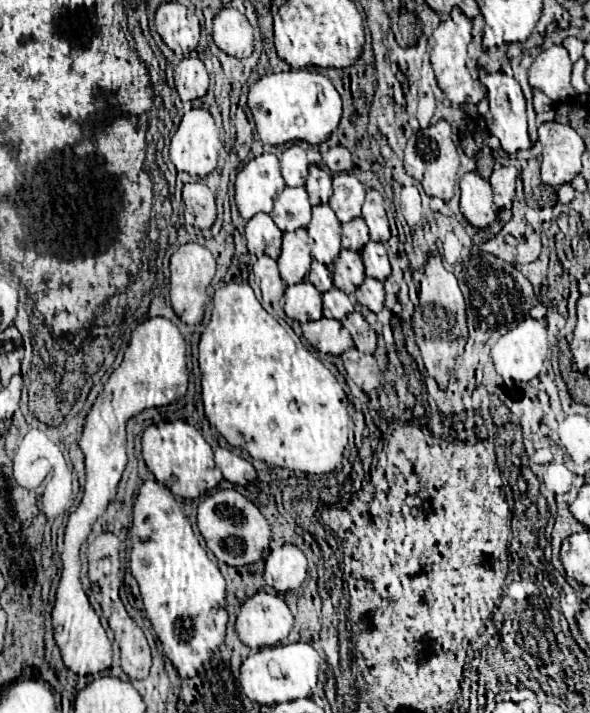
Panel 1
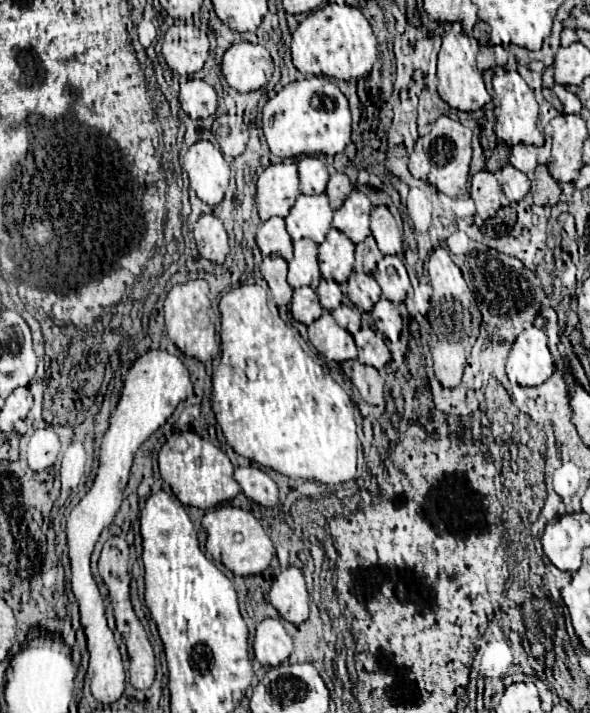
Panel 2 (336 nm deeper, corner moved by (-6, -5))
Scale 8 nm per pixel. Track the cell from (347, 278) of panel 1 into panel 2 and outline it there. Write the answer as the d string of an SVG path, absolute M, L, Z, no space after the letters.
M352 273L346 285L348 285L348 299L360 311L370 311L382 295L376 279L372 275L366 275L366 273Z

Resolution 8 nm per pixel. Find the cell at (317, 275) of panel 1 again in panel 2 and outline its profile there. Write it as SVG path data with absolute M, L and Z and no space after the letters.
M322 279L320 285L318 285L318 289L316 289L316 293L318 293L320 303L322 303L322 307L326 311L334 311L342 303L342 291L340 291L340 287L338 287L336 281Z

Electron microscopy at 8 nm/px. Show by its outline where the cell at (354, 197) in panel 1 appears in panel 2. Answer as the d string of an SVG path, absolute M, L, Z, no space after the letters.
M354 189L354 193L350 193L344 205L334 211L332 227L342 231L352 243L360 243L370 235L370 229L368 229L370 209L372 209L370 199L358 189Z

